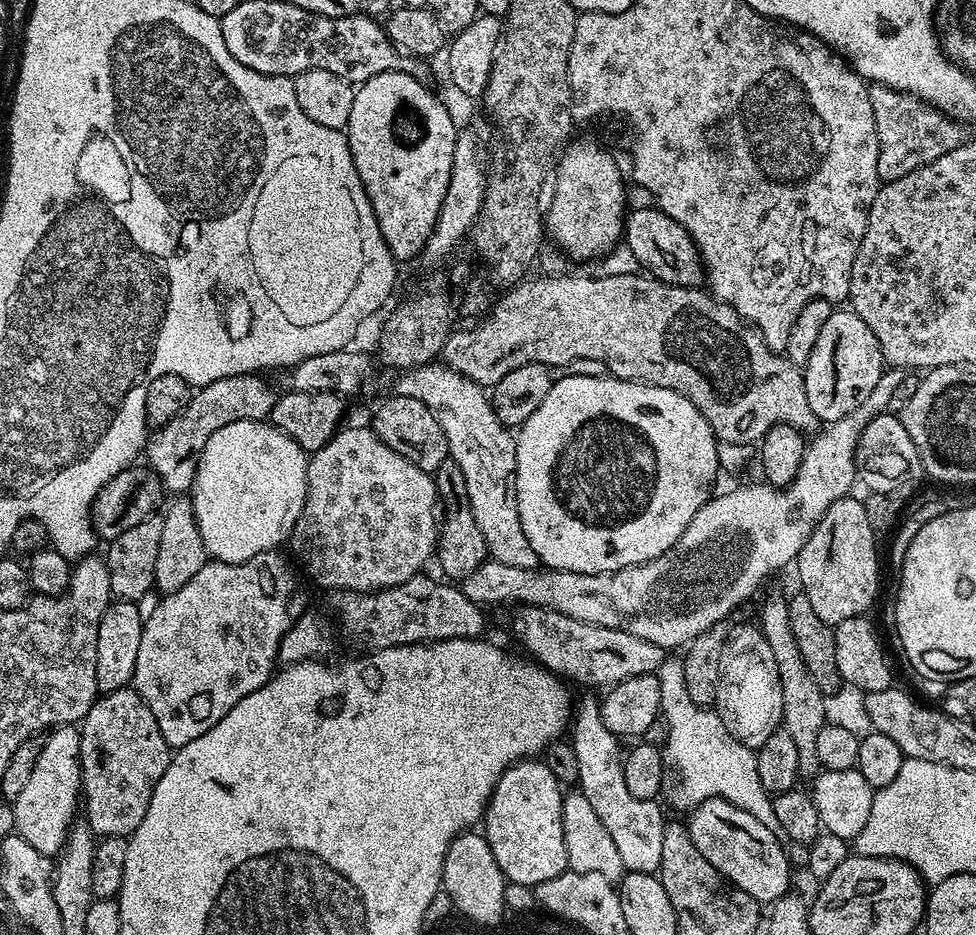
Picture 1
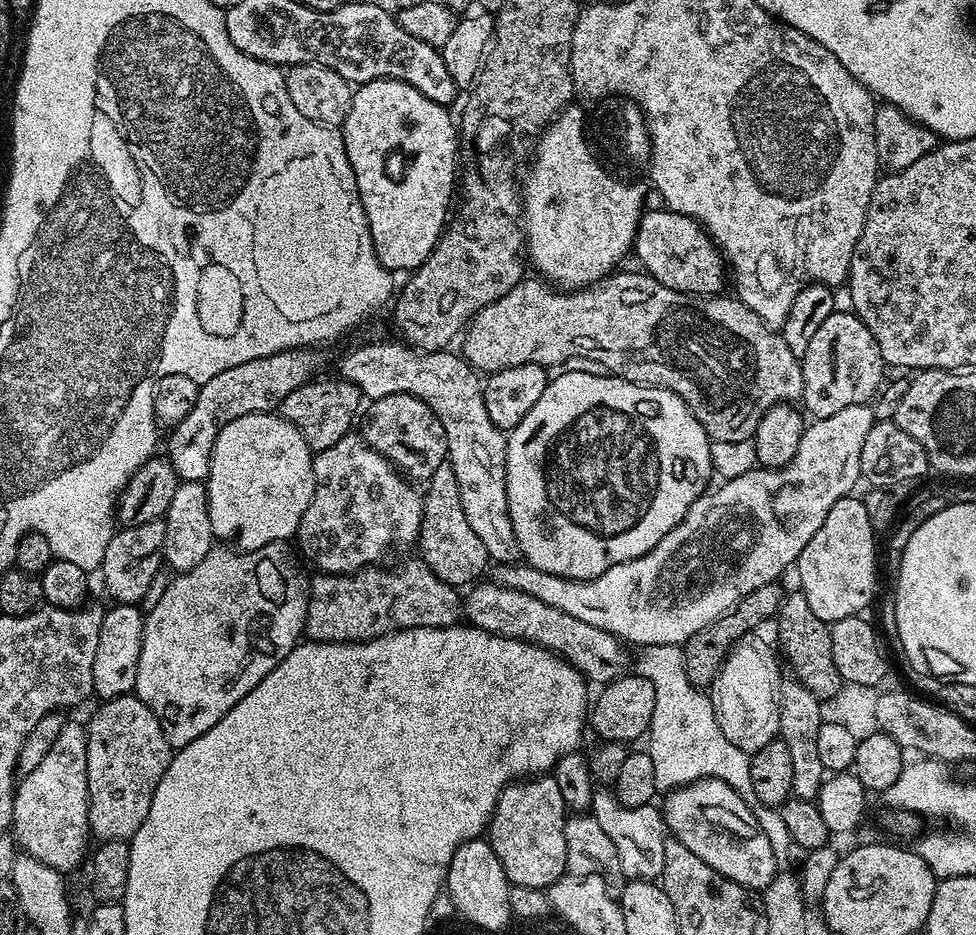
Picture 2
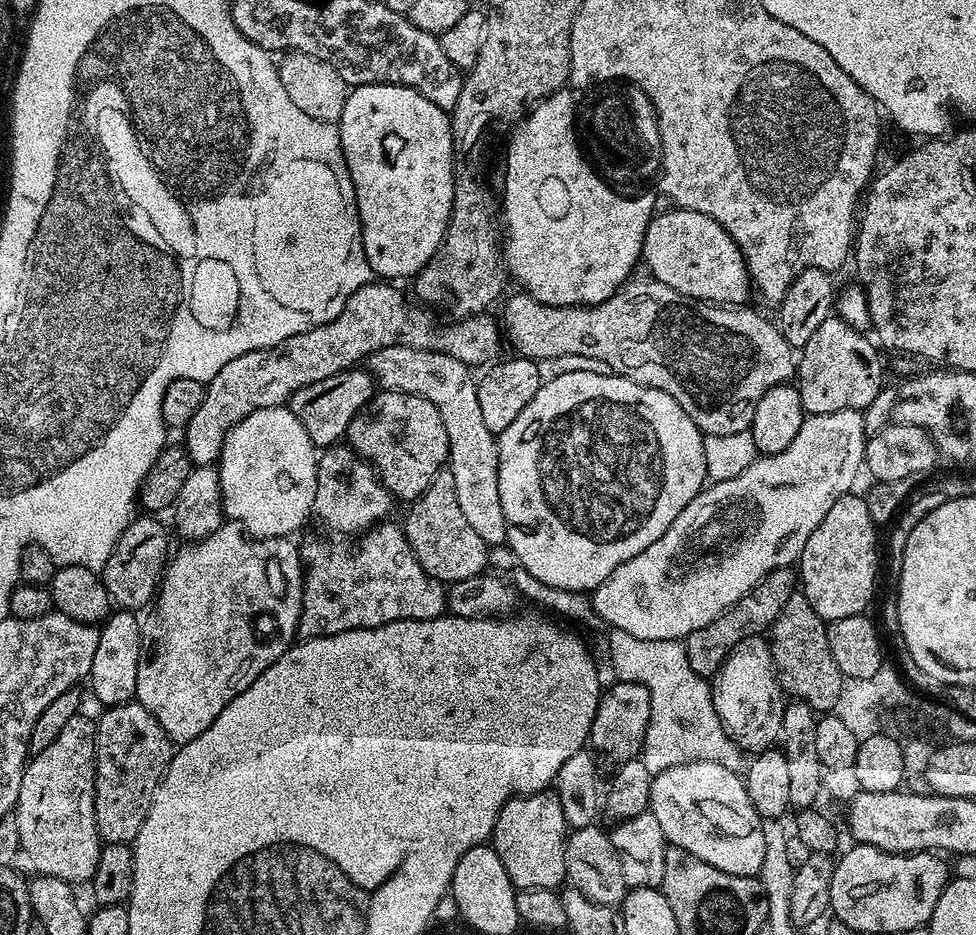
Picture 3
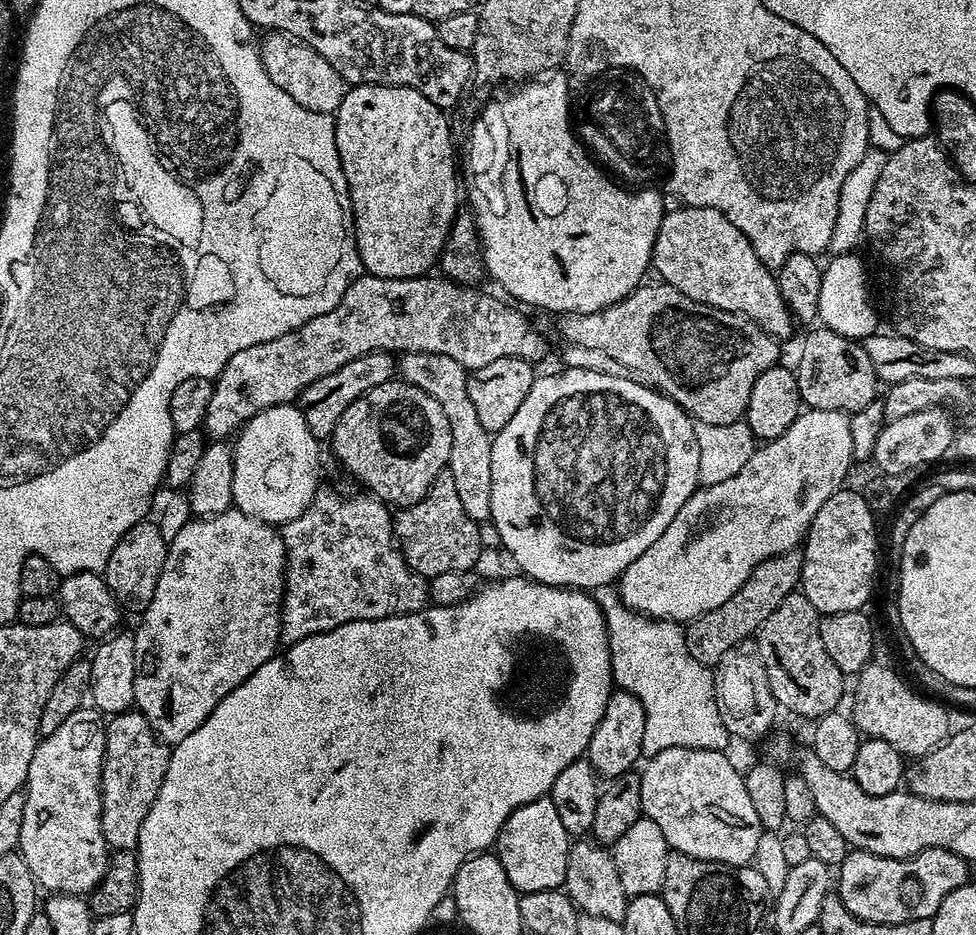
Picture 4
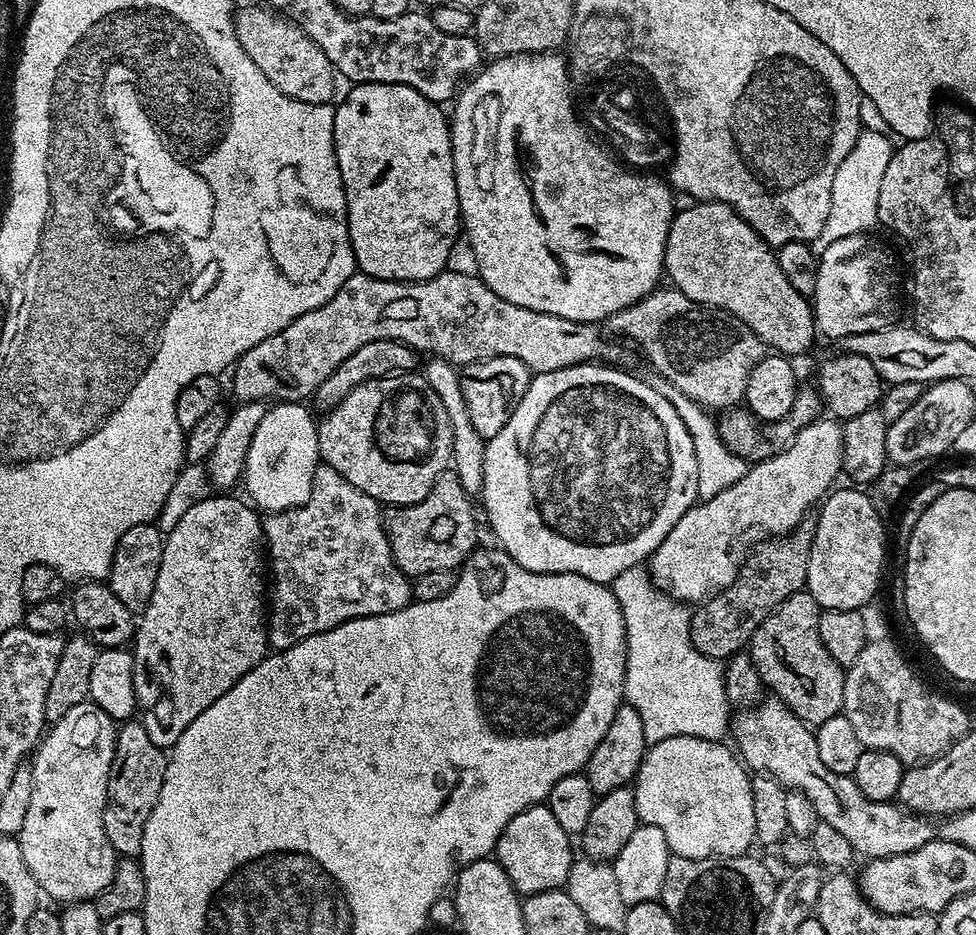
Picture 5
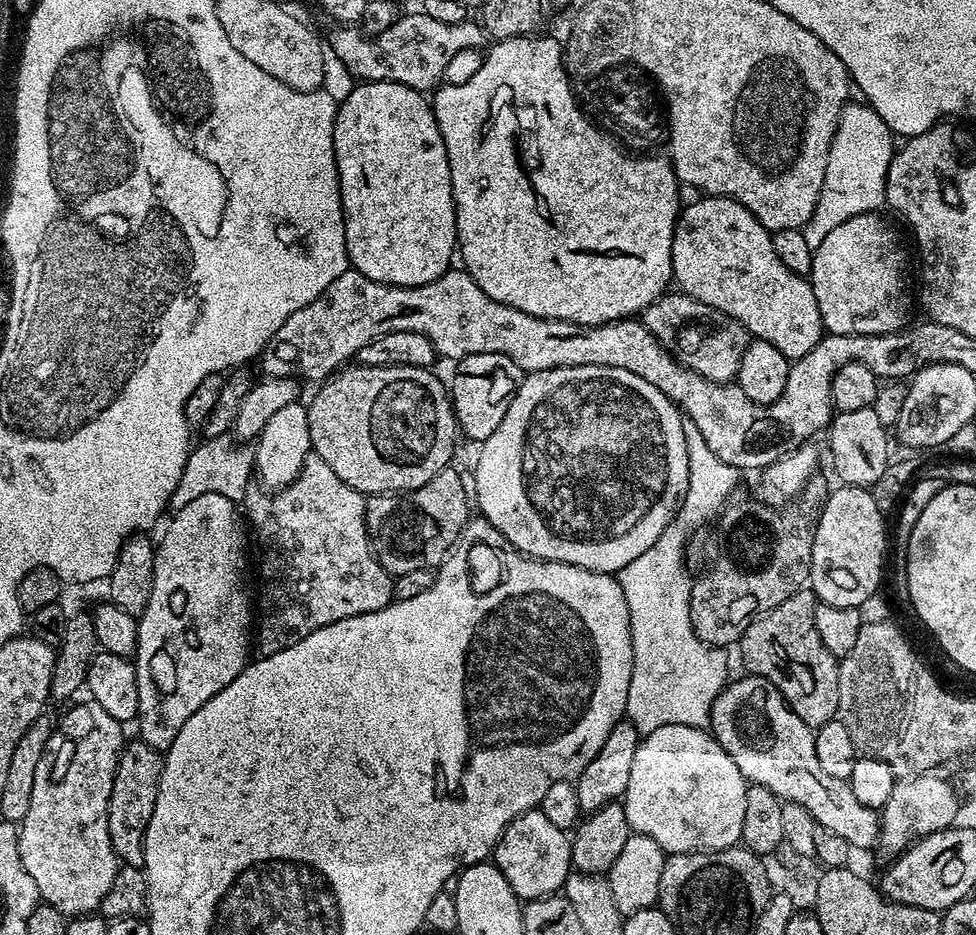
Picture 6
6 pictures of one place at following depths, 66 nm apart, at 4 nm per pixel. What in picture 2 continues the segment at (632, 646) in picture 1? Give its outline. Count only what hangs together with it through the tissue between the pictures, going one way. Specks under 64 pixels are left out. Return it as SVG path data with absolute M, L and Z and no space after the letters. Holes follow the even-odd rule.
M495 582L484 583L473 583L462 596L462 616L472 627L550 650L560 659L574 665L585 680L596 686L609 684L611 680L625 675L627 668L624 667L630 664L629 649L625 641L618 639L612 632L598 630L598 626L581 622L579 618L573 618L555 606L546 606L546 602L530 598L530 594L522 594L522 590L504 588Z

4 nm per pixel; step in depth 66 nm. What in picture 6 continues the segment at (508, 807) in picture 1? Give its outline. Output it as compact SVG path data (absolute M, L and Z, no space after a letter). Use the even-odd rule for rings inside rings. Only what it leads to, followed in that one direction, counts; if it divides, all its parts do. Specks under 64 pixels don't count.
M539 810L523 812L507 824L500 835L494 849L494 863L520 901L555 896L563 889L569 872L573 871L572 841L565 829L552 825Z

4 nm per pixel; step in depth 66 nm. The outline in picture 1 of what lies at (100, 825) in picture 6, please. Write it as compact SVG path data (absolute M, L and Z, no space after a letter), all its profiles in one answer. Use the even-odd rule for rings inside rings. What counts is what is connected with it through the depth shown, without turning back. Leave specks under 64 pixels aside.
M62 724L47 733L42 754L38 754L38 763L30 774L28 784L22 794L11 801L15 835L26 838L34 850L55 857L64 850L68 833L77 819L76 806L78 810L81 800L80 730L71 724Z

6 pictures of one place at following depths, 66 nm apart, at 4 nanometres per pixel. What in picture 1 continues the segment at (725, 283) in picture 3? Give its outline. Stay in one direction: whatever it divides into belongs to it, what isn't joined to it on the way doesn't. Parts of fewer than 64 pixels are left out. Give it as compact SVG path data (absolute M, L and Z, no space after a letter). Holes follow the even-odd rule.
M658 207L629 211L624 221L622 236L629 248L634 250L641 269L647 275L656 277L664 284L677 284L683 288L698 288L705 283L706 273L700 251L692 241L692 236Z

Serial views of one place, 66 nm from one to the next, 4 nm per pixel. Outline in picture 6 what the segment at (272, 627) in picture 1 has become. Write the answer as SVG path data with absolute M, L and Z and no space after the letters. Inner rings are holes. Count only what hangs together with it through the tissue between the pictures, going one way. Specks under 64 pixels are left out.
M202 494L199 498L194 498L194 502L189 502L186 506L175 509L171 513L172 521L168 524L168 529L164 532L164 537L156 544L156 557L154 558L154 586L150 590L150 602L146 602L146 610L138 618L138 642L136 643L136 654L134 663L136 665L136 677L138 678L138 725L140 724L139 739L149 744L151 748L167 750L178 738L178 730L186 726L186 718L194 714L194 710L202 710L218 690L230 686L234 678L244 669L244 665L249 663L248 656L248 631L252 628L252 616L254 620L254 600L248 597L248 588L244 585L244 575L248 572L248 540L244 537L246 532L246 520L238 507L237 501L226 498L222 494Z

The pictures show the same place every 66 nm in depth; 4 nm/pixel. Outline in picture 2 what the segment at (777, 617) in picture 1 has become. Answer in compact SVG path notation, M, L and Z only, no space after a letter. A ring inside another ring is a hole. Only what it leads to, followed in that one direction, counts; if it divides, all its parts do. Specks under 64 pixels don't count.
M784 678L780 682L780 734L779 739L786 742L794 769L792 795L803 800L816 800L826 779L826 769L818 754L818 730L826 723L822 701L801 680Z

